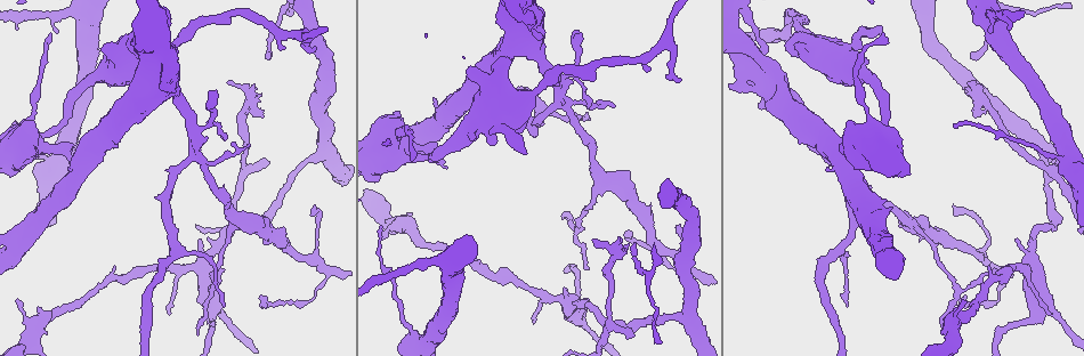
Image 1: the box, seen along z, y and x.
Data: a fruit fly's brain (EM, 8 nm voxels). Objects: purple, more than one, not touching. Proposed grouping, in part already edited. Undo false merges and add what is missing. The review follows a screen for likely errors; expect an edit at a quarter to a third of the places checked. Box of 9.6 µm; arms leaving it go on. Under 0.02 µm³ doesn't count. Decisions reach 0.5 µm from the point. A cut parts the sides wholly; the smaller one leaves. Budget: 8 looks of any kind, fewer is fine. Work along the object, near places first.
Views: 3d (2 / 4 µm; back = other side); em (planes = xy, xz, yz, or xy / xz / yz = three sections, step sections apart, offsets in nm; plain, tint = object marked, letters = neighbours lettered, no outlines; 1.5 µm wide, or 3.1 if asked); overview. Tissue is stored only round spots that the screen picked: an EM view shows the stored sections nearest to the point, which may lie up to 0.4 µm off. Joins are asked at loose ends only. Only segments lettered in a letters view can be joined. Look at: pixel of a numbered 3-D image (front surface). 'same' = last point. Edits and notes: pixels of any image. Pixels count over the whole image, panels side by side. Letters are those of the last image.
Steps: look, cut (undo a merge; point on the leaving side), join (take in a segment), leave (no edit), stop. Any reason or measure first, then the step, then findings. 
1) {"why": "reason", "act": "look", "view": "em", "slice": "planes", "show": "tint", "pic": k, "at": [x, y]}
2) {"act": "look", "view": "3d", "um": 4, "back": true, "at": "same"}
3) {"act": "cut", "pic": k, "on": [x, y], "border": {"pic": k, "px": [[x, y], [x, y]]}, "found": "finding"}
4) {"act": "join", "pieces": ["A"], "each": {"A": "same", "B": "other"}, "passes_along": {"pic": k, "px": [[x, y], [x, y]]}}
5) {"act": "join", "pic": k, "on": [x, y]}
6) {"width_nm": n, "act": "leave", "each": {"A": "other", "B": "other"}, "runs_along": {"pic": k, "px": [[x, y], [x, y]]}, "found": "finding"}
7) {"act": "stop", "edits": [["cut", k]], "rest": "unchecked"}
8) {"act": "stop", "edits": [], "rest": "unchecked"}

{"why": "branch stops here", "act": "look", "view": "em", "slice": "planes", "show": "plain", "pic": 1, "at": [267, 163]}

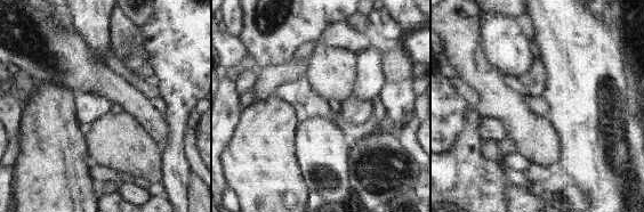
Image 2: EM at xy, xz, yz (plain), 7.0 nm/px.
{"act": "look", "view": "em", "slice": "planes", "show": "letters", "at": "same"}

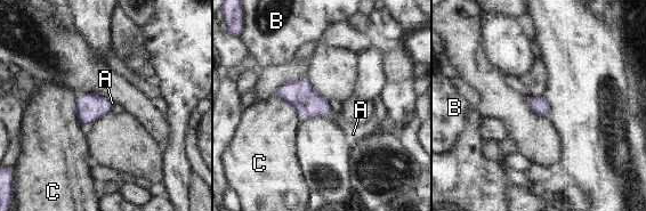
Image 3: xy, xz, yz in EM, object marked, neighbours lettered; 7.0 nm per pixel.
{"act": "join", "pieces": ["A"], "each": {"A": "same", "B": "other", "C": "other"}, "passes_along": {"pic": 3, "px": [[308, 104], [328, 113], [353, 134]]}, "found": "it goes on there"}

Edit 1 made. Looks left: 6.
{"why": "tapers out", "act": "look", "view": "3d", "um": 4, "back": true, "pic": 1, "at": [589, 110]}

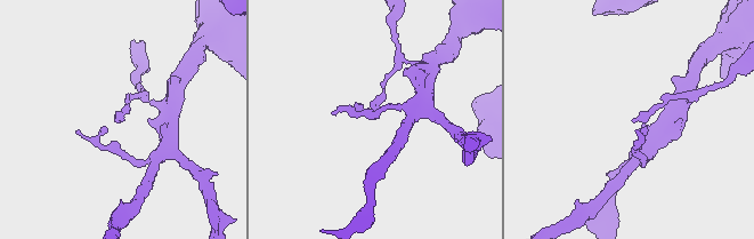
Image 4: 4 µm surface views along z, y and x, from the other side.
{"act": "look", "view": "em", "slice": "planes", "show": "plain", "pic": 4, "at": [633, 123]}

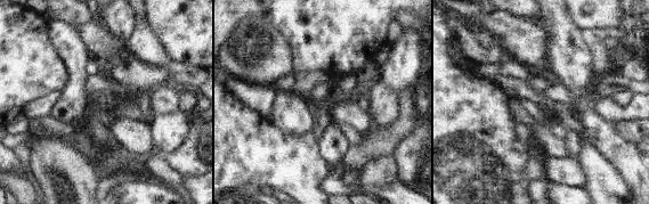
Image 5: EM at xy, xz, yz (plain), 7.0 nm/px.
{"act": "look", "view": "em", "slice": "planes", "show": "letters", "at": "same"}

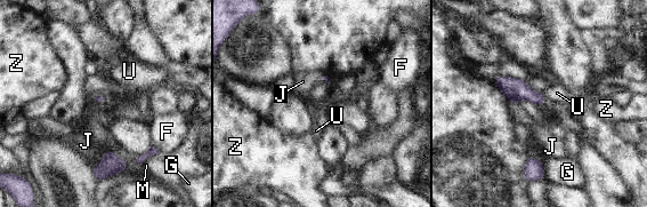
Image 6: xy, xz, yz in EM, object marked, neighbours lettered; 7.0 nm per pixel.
{"act": "leave", "each": {"F": "other", "G": "other", "J": "other", "M": "other", "U": "other", "Z": "other"}, "border": {"pic": 6, "px": [[542, 93], [547, 98]]}, "found": "no lettered segment goes on from it"}

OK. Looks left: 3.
{"why": "tapers out", "act": "look", "view": "3d", "um": 4, "back": true, "pic": 1, "at": [212, 90]}

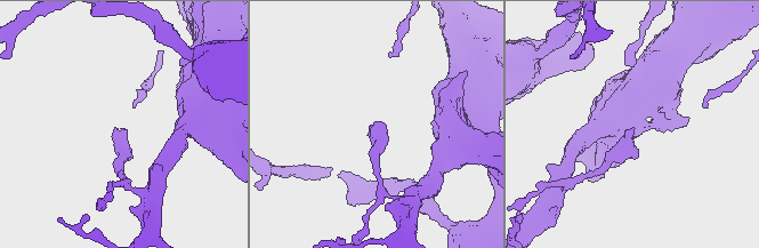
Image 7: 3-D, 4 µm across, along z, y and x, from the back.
{"act": "look", "view": "em", "slice": "planes", "show": "plain", "pic": 7, "at": [120, 130]}

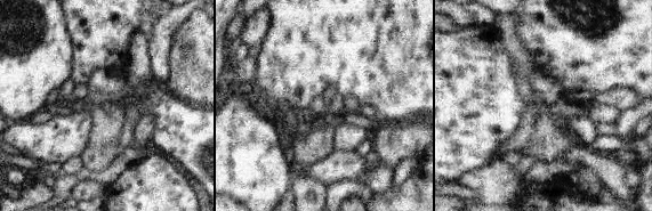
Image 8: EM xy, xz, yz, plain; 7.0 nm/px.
{"why": "what lies round it", "act": "look", "view": "em", "slice": "planes", "show": "letters", "at": "same"}

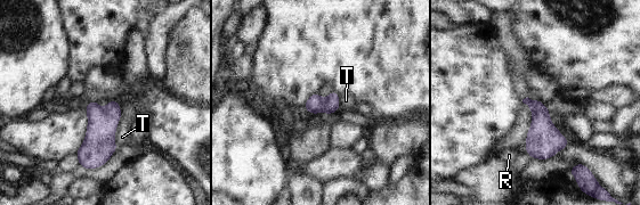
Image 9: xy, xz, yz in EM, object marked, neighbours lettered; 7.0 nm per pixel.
{"act": "leave", "each": {"R": "other", "T": "other"}, "border": {"pic": 9, "px": [[120, 105], [116, 146]]}, "found": "none of them fits"}

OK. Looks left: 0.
{"act": "stop", "edits": [["join", 3]], "rest": "unchecked"}

